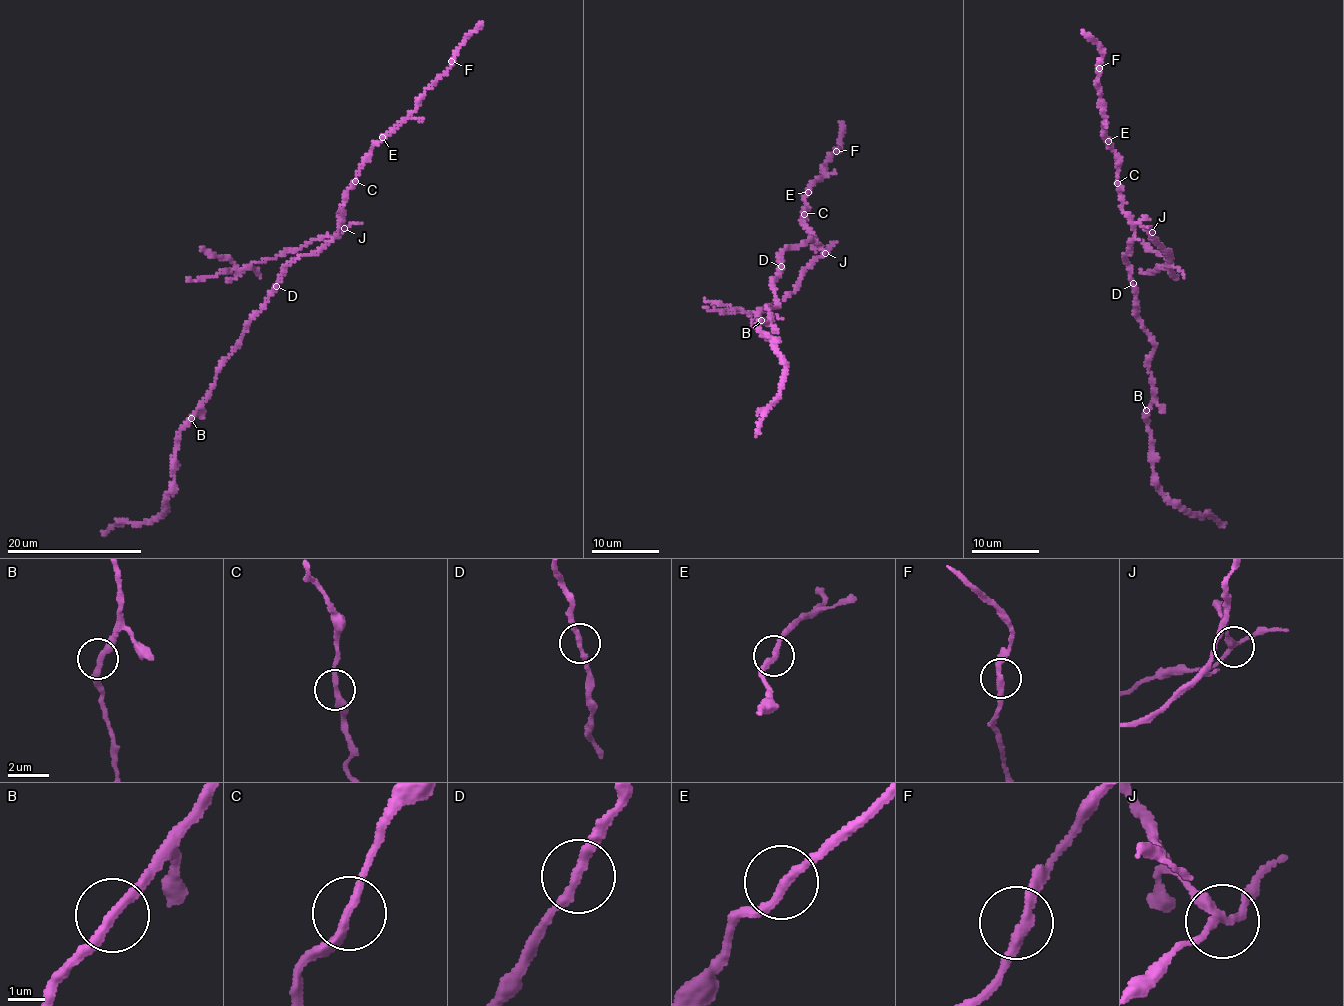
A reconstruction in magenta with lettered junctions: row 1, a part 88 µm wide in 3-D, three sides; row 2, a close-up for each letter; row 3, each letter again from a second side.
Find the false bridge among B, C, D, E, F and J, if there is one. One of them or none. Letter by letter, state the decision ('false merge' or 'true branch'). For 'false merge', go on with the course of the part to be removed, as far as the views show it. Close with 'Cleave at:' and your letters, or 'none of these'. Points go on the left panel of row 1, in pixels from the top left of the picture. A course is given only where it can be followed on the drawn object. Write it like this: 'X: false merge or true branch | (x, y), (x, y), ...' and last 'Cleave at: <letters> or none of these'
B: true branch
C: true branch
D: true branch
E: true branch
F: true branch
J: false merge | (345, 229), (320, 235), (273, 258), (202, 279), (186, 279)
Cleave at: J

